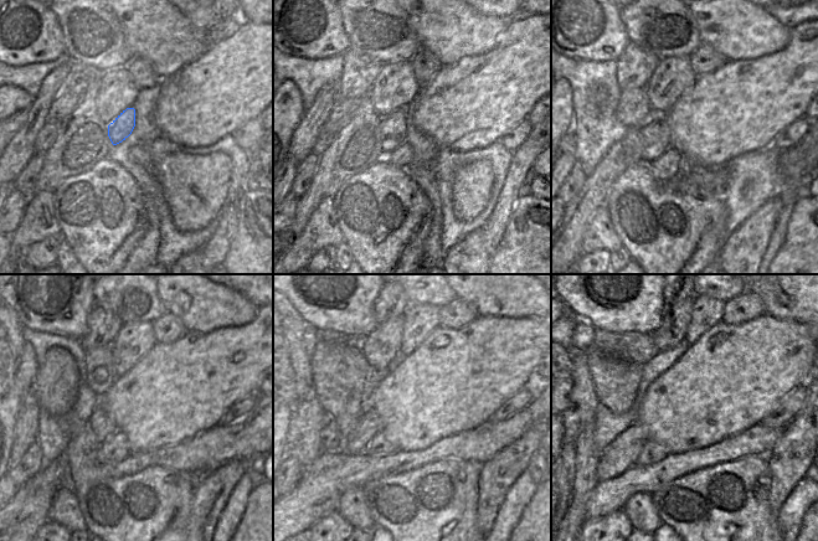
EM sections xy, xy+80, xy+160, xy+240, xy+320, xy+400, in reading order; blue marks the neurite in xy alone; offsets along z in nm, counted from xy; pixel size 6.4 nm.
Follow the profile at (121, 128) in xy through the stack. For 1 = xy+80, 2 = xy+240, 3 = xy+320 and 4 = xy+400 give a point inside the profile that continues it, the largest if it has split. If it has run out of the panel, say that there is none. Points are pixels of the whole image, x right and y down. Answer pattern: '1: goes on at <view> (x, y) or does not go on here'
1: goes on at xy+80 (391, 129)
2: goes on at xy+240 (101, 421)
3: goes on at xy+320 (369, 424)
4: goes on at xy+400 (622, 453)

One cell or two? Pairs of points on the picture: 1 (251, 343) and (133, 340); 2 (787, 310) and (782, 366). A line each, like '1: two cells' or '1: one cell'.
1: two cells
2: two cells

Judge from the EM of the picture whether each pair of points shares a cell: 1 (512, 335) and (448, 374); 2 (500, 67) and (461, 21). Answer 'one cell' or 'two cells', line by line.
1: one cell
2: two cells

